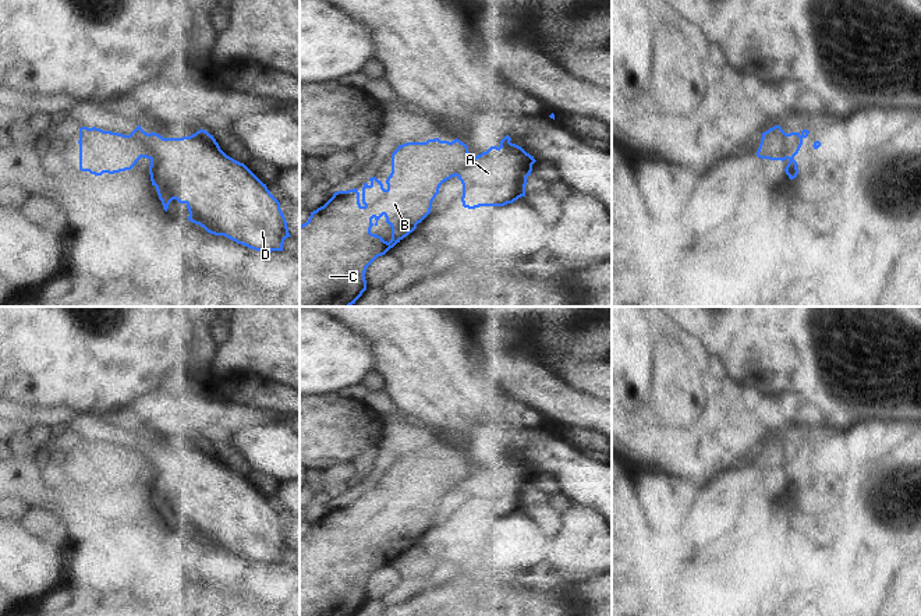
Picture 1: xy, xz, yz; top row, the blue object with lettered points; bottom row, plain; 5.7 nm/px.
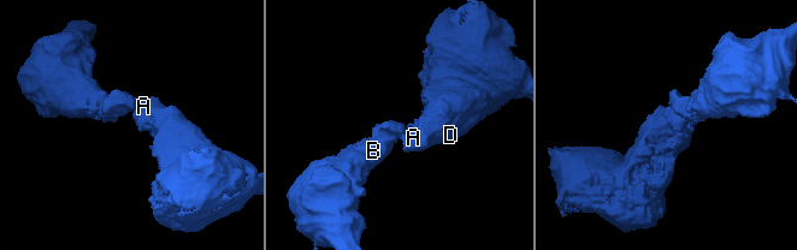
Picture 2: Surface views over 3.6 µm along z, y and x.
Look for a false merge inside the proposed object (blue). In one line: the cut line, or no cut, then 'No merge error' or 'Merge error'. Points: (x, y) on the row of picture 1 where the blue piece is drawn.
Split along xy (146, 134), (151, 158). Merge error.

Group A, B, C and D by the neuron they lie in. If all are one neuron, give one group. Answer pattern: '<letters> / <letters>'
A D / B C

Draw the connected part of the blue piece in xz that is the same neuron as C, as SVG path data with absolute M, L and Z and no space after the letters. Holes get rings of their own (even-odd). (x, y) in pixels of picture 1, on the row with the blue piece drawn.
M439 138L426 142L407 142L398 145L392 153L392 173L386 180L386 190L382 181L371 177L371 184L364 183L361 194L357 188L337 191L323 206L311 212L308 222L300 226L300 307L351 307L355 304L366 290L366 268L417 229L417 224L431 213L432 202L439 194L440 185L456 177L470 159L468 146L457 138L451 142ZM382 216L392 227L389 242L371 233L372 220L375 219L375 226L378 226Z

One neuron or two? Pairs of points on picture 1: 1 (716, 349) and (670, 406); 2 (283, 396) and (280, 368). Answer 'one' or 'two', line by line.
1: two
2: two

